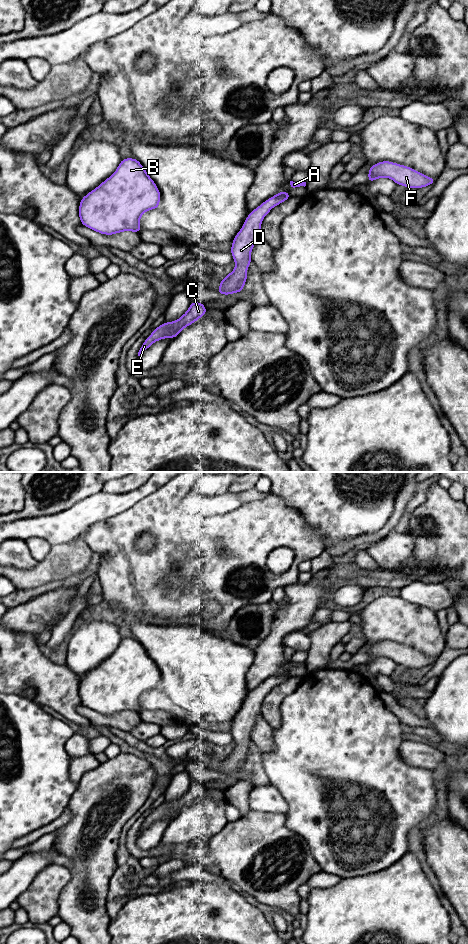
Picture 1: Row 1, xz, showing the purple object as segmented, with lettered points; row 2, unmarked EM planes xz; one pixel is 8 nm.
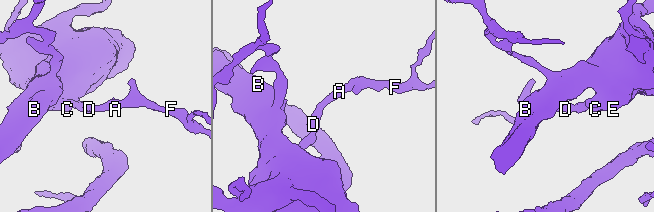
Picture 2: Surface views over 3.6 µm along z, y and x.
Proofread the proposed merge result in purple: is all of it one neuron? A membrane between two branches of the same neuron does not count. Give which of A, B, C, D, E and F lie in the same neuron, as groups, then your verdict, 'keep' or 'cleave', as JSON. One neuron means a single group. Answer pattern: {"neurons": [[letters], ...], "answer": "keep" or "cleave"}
{"neurons": [["A", "B", "C", "D", "E", "F"]], "answer": "keep"}

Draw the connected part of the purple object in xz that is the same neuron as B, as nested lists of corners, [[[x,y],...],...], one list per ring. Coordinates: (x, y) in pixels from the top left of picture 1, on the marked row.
[[[125,158],[116,171],[79,204],[81,224],[104,235],[141,232],[140,217],[159,208],[160,191],[142,164]]]

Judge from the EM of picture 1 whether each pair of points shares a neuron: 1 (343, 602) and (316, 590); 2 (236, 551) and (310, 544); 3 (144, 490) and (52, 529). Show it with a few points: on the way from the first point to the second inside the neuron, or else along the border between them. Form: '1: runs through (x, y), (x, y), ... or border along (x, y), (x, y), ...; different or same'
1: border along (333, 591), (321, 606); different
2: runs through (254, 538), (292, 538); same
3: runs through (121, 502), (92, 509), (75, 521); same

